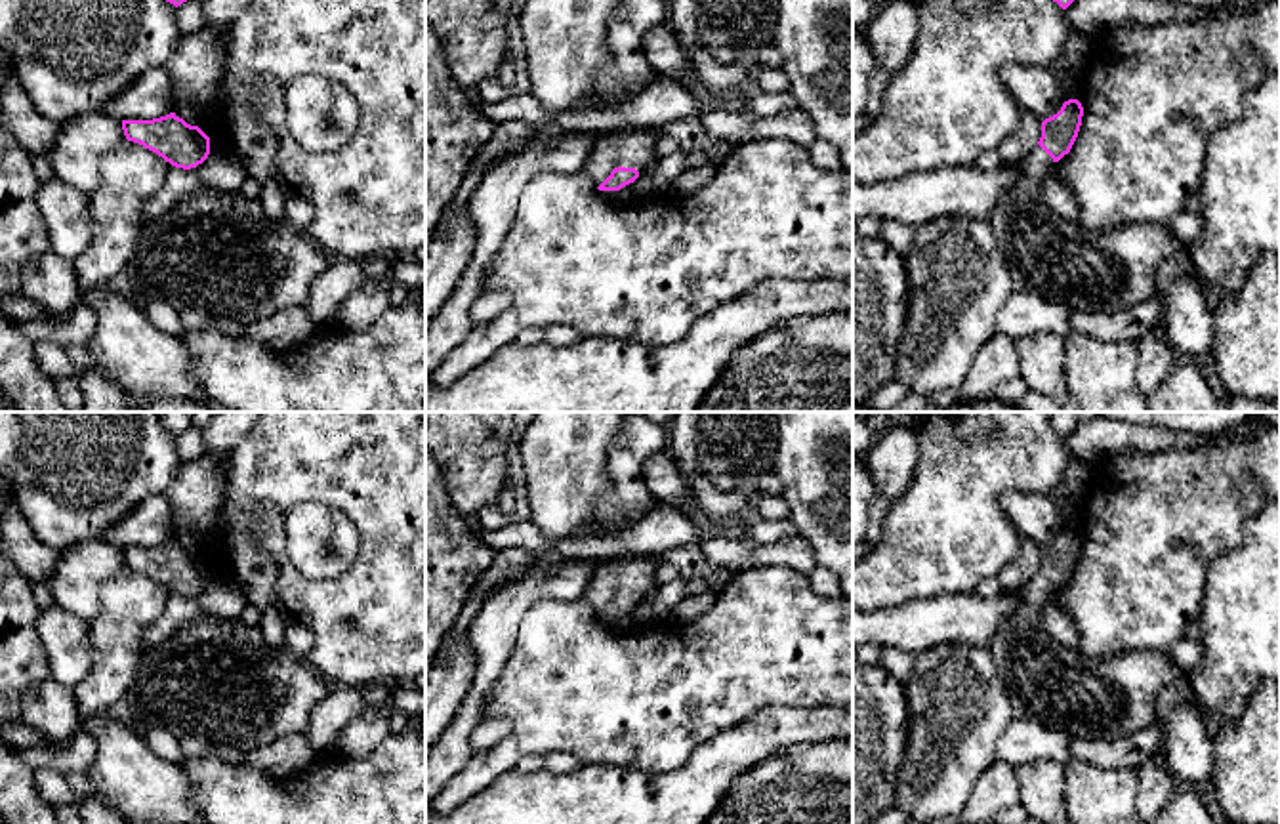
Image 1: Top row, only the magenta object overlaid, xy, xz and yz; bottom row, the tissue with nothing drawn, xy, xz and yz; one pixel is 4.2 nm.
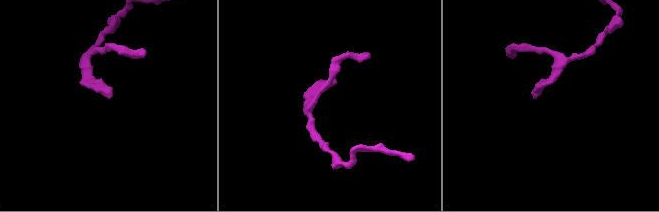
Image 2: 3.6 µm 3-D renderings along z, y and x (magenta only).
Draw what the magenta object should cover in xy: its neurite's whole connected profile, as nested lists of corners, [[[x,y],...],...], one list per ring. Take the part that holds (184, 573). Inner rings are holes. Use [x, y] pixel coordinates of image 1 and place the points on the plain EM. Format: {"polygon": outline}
{"polygon": [[[175,540],[153,547],[122,547],[128,568],[156,580],[175,595],[191,597],[210,582],[210,565]]]}

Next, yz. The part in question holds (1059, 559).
{"polygon": [[[1078,526],[1042,549],[1038,572],[1017,591],[1019,608],[1007,616],[988,650],[1001,673],[1013,719],[1034,719],[1072,738],[1118,738],[1156,721],[1158,694],[1187,673],[1162,649],[1129,650],[1112,658],[1085,658],[1057,643],[1043,626],[1047,599],[1070,580],[1084,534]]]}

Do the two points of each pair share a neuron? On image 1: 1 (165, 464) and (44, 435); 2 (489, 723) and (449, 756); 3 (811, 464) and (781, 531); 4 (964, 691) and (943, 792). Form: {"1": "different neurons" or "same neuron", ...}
{"1": "same neuron", "2": "different neurons", "3": "different neurons", "4": "same neuron"}

